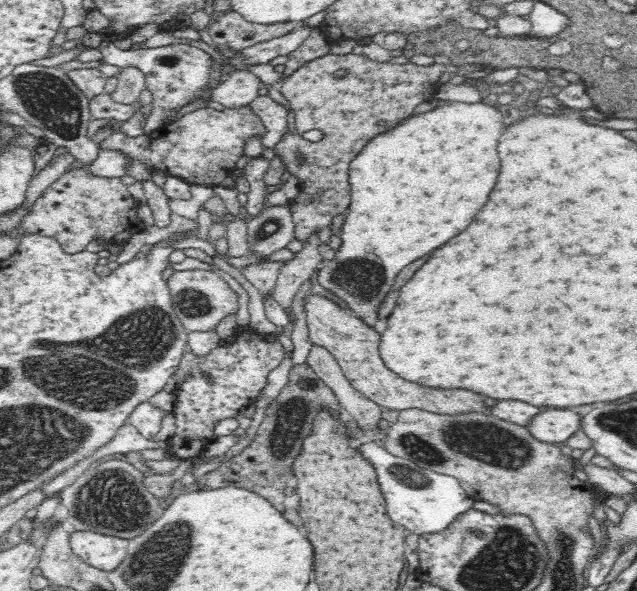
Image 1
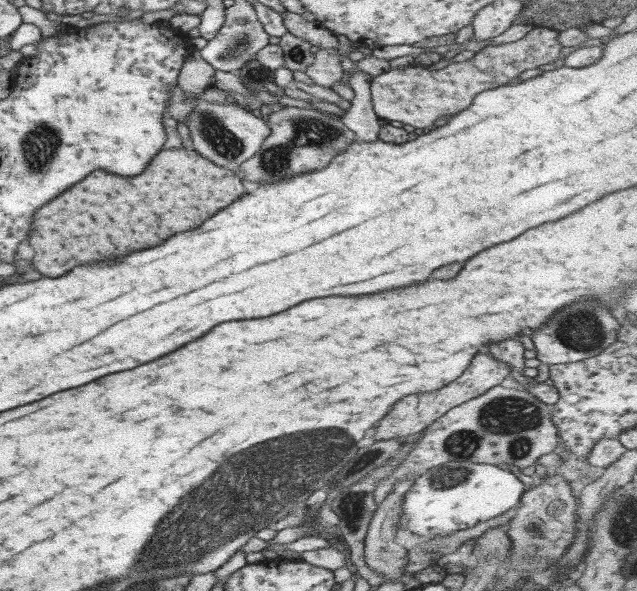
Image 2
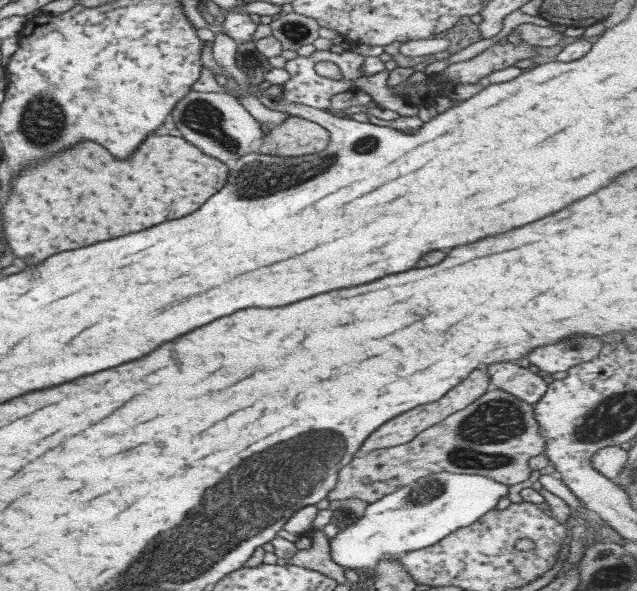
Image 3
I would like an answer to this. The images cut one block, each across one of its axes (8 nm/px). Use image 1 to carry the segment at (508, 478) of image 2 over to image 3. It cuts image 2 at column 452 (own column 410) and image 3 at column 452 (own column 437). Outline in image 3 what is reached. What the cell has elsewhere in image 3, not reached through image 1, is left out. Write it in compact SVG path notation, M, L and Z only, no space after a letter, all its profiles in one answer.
M437 472L419 478L401 488L367 503L363 518L339 531L329 540L329 553L343 568L373 569L381 559L432 546L451 532L459 530L495 508L499 498L507 497L509 487L487 476L469 473Z

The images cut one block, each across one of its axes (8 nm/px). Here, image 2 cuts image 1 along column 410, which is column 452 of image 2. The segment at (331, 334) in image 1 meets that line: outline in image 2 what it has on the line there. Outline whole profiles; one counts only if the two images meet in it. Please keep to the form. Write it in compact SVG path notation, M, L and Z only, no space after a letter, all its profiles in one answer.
M487 350L477 354L473 360L466 366L461 376L458 376L453 382L446 384L439 390L425 392L425 394L415 394L415 396L405 396L399 404L393 404L391 412L379 420L379 426L375 428L375 441L401 439L403 437L416 436L421 433L429 424L439 419L445 412L464 404L469 400L477 398L492 386L499 385L505 376L510 374L508 364L495 360Z

